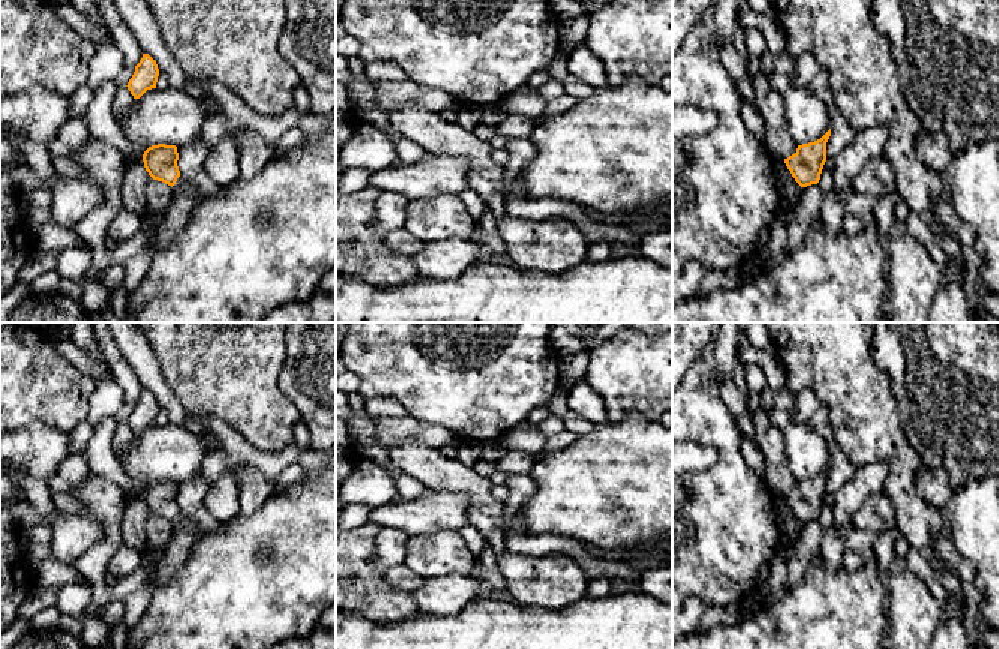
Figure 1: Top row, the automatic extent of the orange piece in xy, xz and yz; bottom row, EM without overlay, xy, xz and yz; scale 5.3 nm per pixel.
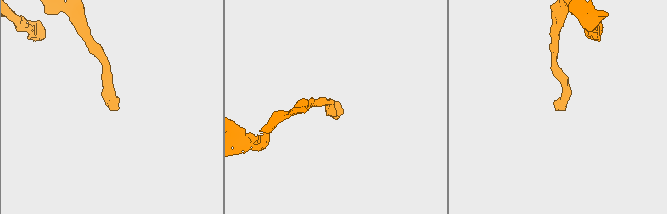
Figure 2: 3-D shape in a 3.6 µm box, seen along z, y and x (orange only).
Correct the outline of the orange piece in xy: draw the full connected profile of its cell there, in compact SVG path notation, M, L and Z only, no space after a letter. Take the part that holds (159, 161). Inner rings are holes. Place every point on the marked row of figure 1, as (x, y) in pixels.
M158 144L148 147L142 154L144 168L153 180L174 186L180 177L177 166L178 153L176 145Z

